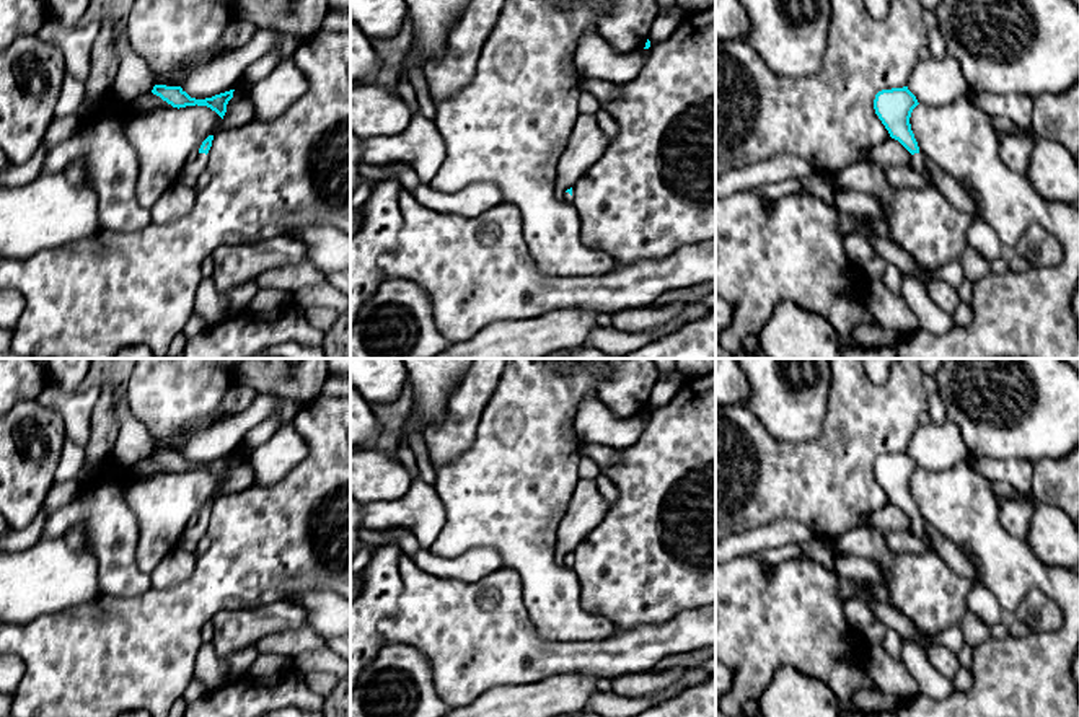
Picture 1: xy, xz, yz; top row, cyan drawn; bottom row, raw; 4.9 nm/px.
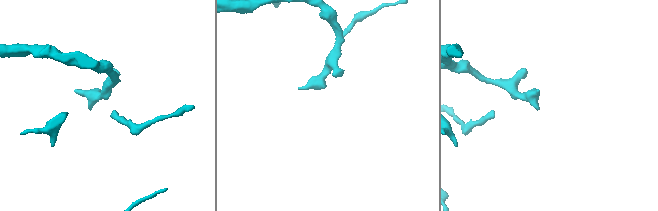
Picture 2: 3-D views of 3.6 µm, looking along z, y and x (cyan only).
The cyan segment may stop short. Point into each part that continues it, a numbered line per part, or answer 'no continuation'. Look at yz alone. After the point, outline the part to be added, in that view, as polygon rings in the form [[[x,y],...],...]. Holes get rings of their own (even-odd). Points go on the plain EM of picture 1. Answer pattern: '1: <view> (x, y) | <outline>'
1: yz (916, 528) | [[[914,518],[911,521],[911,526],[908,528],[908,531],[913,534],[913,536],[923,536],[926,533],[926,526],[924,526],[924,521],[921,518]]]

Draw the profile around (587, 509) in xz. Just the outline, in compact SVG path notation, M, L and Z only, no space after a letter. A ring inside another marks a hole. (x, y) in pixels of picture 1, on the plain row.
M579 479L567 513L557 530L557 564L564 564L564 557L575 549L606 513L608 507L598 492L595 479Z

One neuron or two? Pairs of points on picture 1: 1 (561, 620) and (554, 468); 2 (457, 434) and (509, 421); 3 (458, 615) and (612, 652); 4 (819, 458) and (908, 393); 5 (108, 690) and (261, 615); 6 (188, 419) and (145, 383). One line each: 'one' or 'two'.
1: one
2: two
3: one
4: one
5: two
6: one

